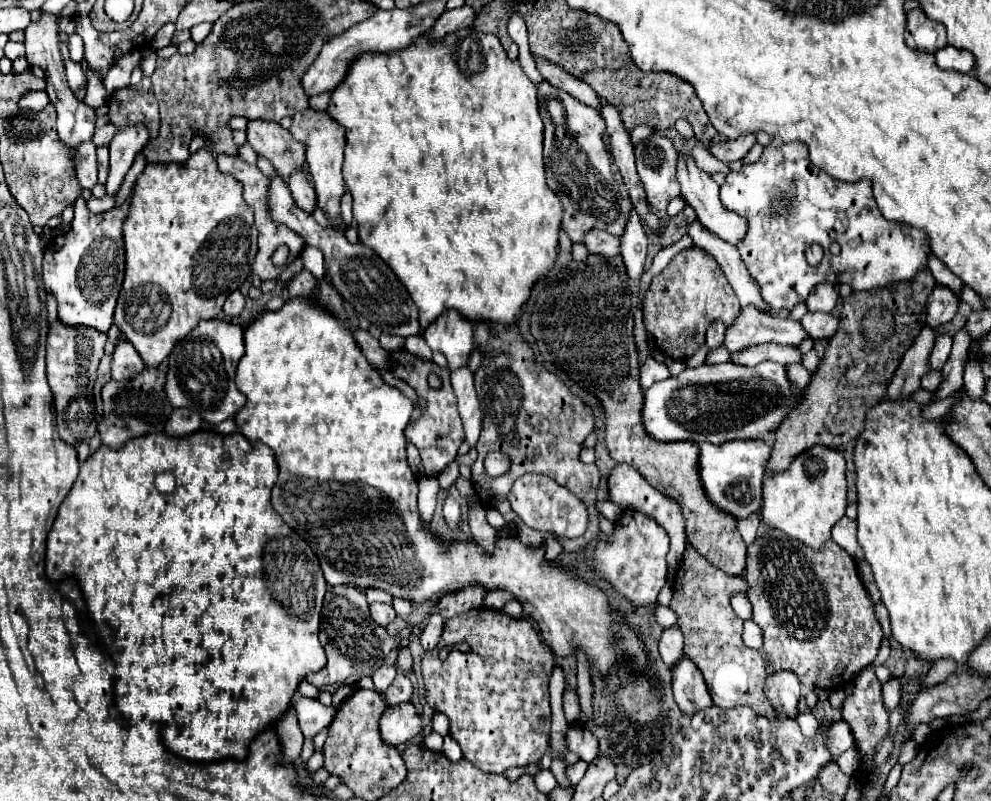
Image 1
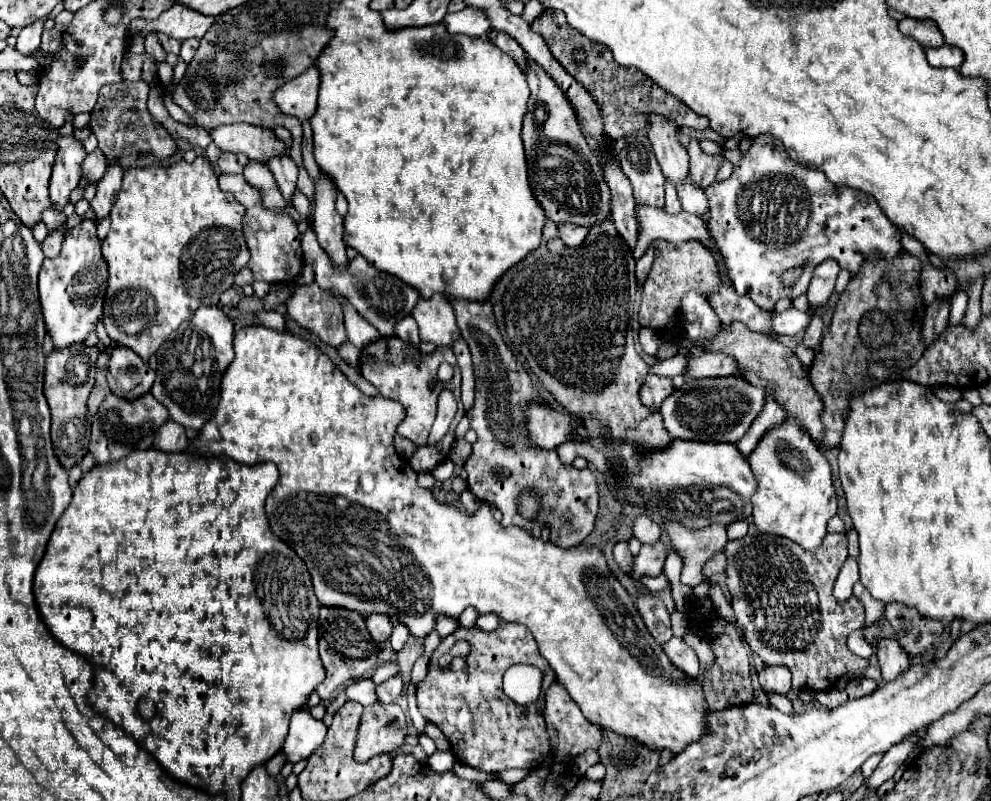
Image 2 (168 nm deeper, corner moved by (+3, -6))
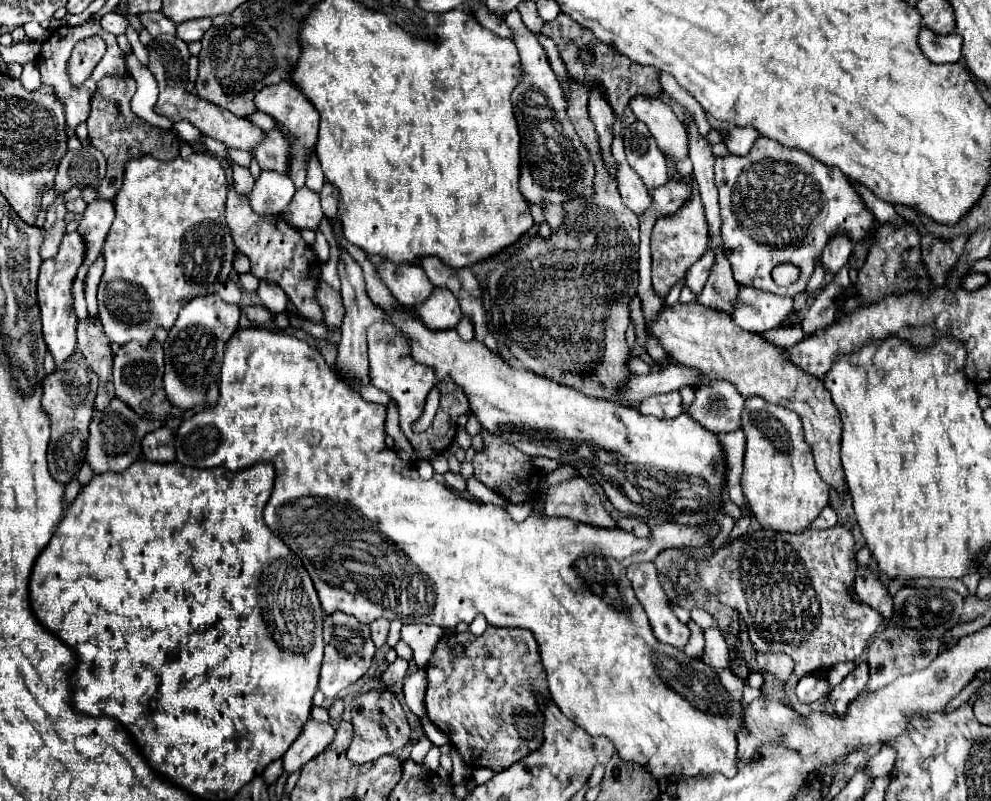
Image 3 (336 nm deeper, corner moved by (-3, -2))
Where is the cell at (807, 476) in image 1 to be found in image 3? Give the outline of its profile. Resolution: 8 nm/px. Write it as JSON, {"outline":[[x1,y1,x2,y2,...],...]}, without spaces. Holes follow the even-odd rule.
{"outline":[[753,396,747,398,741,420,747,436,741,486,751,512,763,528,793,534,807,530,829,504,831,488,821,480,815,468,813,452,805,442,801,428,801,418,787,408]]}

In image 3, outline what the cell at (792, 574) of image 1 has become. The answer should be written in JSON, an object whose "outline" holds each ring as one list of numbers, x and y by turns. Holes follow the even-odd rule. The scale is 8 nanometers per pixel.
{"outline":[[845,526,827,530,809,528,801,534,783,534,761,528,727,542,703,560,699,564,699,586,711,592,721,604,739,612,757,652,783,652,791,656,795,662,795,676,803,678,815,672,827,672,839,662,857,660,869,638,883,624,883,618,873,608,853,602,843,594,843,578,855,578,855,574,855,538]]}

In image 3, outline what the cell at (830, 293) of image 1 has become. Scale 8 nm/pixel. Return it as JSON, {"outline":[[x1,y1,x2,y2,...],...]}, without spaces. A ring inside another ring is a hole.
{"outline":[[835,236,825,246,823,256,821,256,821,264,823,264,825,272,837,274,849,262,851,254,853,254,853,242,847,236]]}

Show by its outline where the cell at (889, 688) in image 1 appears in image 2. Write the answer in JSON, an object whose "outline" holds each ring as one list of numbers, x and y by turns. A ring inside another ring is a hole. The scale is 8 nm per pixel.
{"outline":[[893,636,879,638,877,658,879,658,885,682,893,680,895,676,899,676,899,672,905,672,909,668,909,658,905,656,903,650,899,650,899,644]]}

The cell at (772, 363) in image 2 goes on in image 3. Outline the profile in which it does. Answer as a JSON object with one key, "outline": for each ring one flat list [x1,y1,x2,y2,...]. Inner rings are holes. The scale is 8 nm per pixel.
{"outline":[[677,302,671,308,665,306,655,324,651,324,649,334,653,334,663,344,665,352,671,354,677,364,697,368,707,378,713,380,729,380,737,386,737,390,743,396,761,396,771,404,797,412,803,420,805,440,813,446,821,478,839,492,843,490,845,480,839,460,841,444,839,412,831,402,829,390,825,390,823,380,815,378,813,374,805,374,801,366,793,364,787,358,785,348,771,344,765,336,737,328,729,312,717,312,697,302,691,304]]}

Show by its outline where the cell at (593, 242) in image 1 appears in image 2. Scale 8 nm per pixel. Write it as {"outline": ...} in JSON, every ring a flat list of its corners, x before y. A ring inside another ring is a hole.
{"outline":[[557,224,557,230,559,230,559,238,565,242,565,246,579,246,585,236,587,236,587,230,583,226,573,226,573,224]]}

